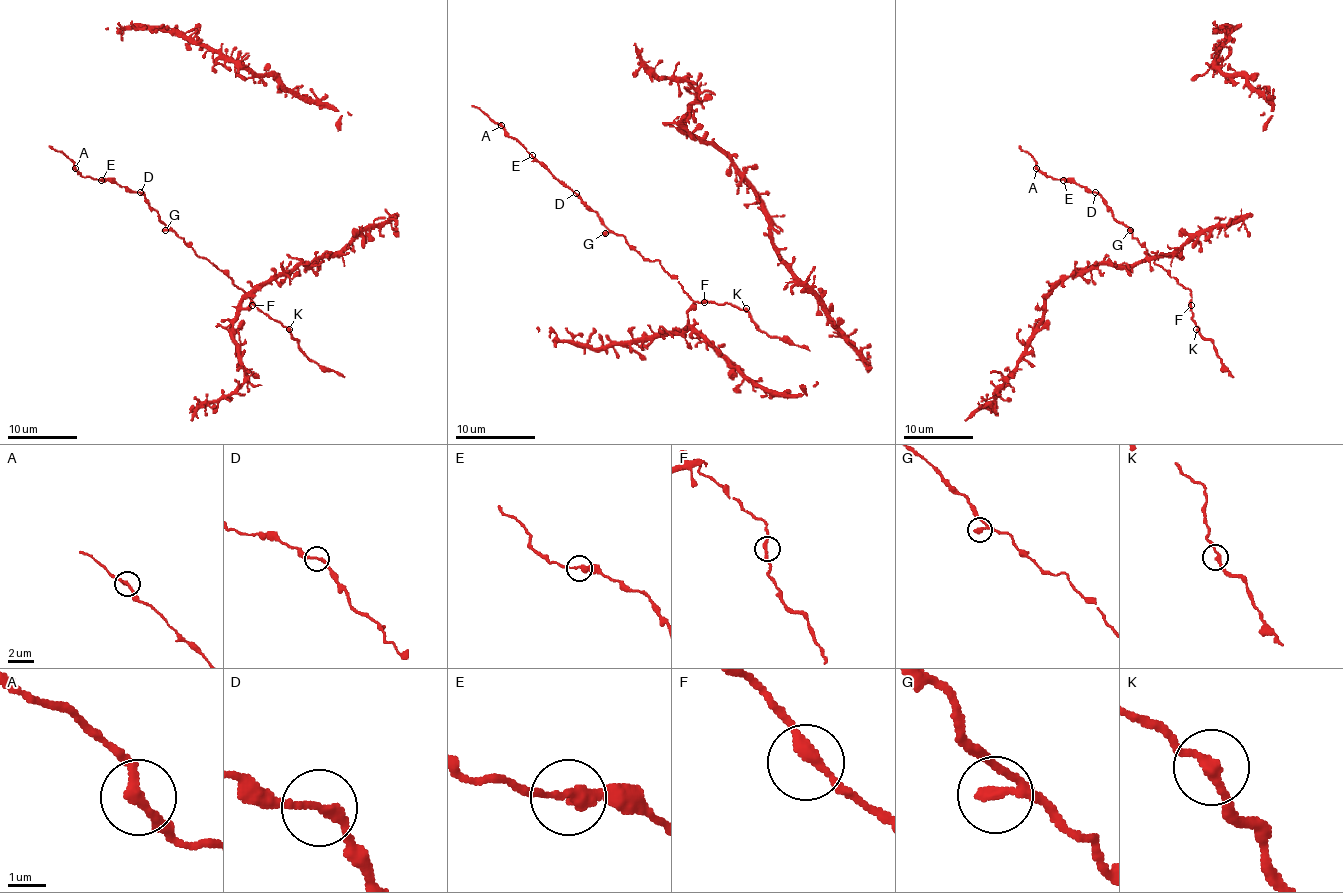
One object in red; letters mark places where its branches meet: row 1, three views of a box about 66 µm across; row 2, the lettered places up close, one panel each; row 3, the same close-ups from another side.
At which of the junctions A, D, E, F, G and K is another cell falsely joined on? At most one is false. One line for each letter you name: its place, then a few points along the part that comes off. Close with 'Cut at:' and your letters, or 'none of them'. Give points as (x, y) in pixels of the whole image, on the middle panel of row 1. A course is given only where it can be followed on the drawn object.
Cut at: none of them

